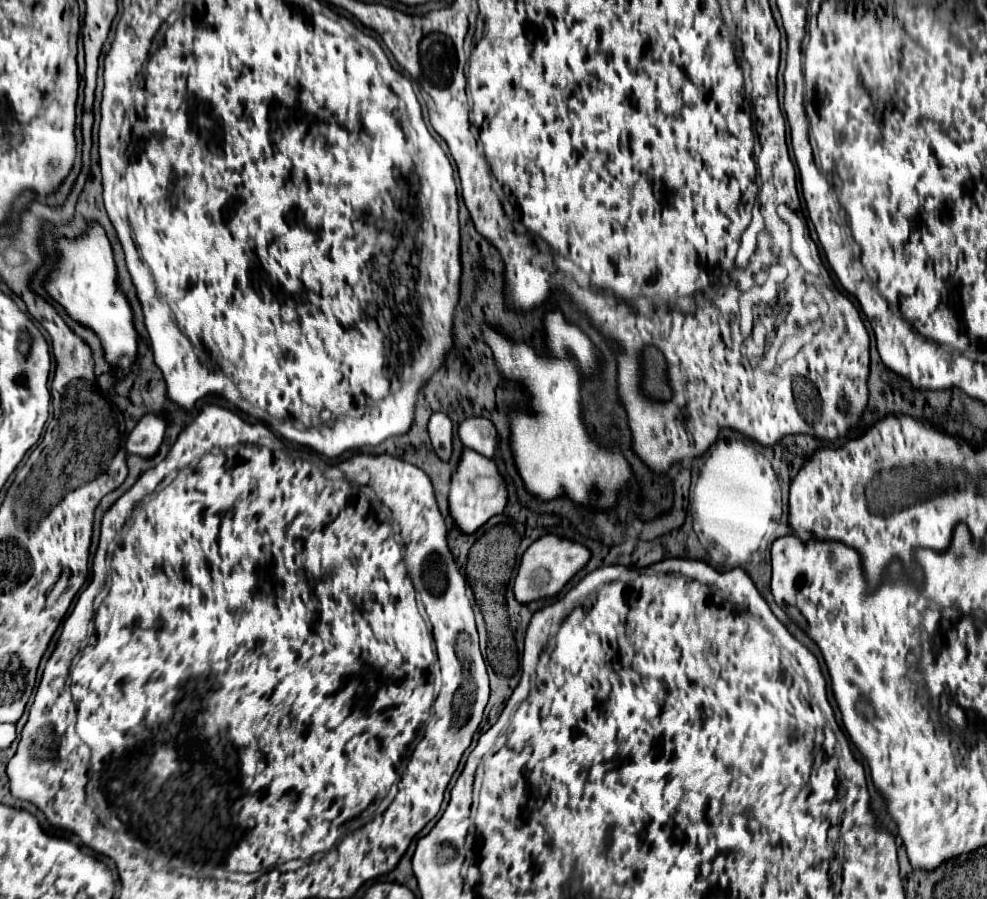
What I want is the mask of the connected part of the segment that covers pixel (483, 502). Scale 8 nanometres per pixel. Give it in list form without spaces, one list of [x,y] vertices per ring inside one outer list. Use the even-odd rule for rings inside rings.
[[[462,449],[456,473],[452,475],[450,491],[448,491],[448,507],[450,515],[454,519],[454,525],[460,529],[464,535],[476,533],[490,517],[500,515],[508,503],[508,493],[506,493],[506,483],[502,475],[498,473],[496,465],[492,459],[486,459],[478,455],[476,451]]]

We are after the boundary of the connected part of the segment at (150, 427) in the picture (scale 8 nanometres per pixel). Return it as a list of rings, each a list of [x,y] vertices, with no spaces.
[[[144,415],[126,439],[126,455],[154,457],[166,431],[166,419],[158,415]]]

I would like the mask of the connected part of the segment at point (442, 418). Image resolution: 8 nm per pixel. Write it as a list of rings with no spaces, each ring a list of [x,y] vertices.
[[[432,413],[428,421],[428,435],[436,455],[448,461],[452,453],[452,421],[446,413]]]

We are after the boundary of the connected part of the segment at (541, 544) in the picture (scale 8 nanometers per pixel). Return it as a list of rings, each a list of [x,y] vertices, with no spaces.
[[[542,535],[522,555],[522,561],[514,579],[514,587],[512,587],[516,601],[524,605],[536,599],[554,597],[570,581],[570,577],[588,563],[588,559],[590,559],[590,551],[584,545],[556,535]]]

